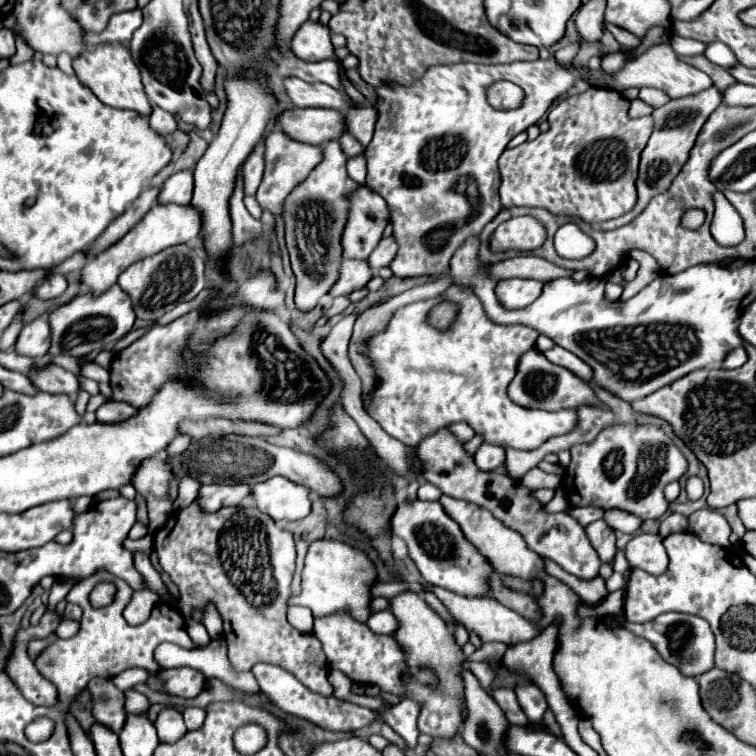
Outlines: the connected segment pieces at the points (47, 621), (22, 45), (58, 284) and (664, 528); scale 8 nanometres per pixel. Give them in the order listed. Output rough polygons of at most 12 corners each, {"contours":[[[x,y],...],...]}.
{"contours":[[[47,610],[38,625],[19,629],[3,671],[33,705],[53,705],[57,689],[27,655],[31,639],[47,638],[59,622]],[[17,37],[17,53],[11,65],[25,63],[33,57],[33,49]],[[63,275],[47,277],[37,287],[37,299],[55,299],[67,289]],[[671,513],[661,521],[663,537],[687,531],[687,517]]]}

